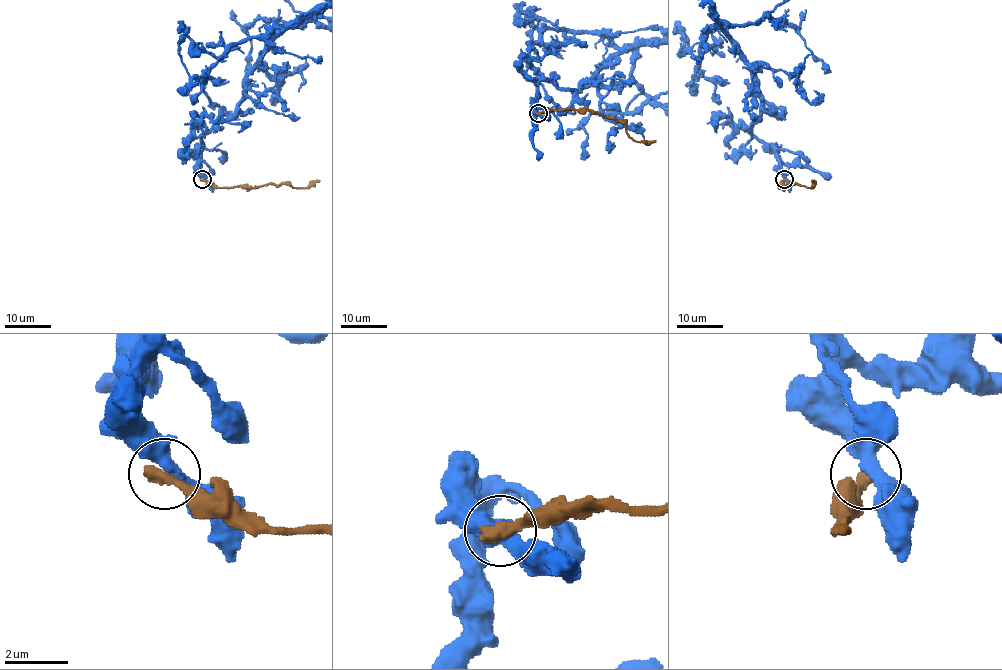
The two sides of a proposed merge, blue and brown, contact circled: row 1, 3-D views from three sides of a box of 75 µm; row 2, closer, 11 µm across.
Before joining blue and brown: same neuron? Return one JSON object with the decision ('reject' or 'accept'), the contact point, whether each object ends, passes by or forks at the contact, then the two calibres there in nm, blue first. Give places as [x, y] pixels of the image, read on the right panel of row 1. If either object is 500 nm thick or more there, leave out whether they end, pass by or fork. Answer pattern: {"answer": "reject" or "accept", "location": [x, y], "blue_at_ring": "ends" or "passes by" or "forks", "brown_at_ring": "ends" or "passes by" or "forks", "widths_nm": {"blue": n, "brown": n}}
{"answer": "reject", "location": [784, 179], "blue_at_ring": "passes by", "brown_at_ring": "ends", "widths_nm": {"blue": 480, "brown": 460}}

